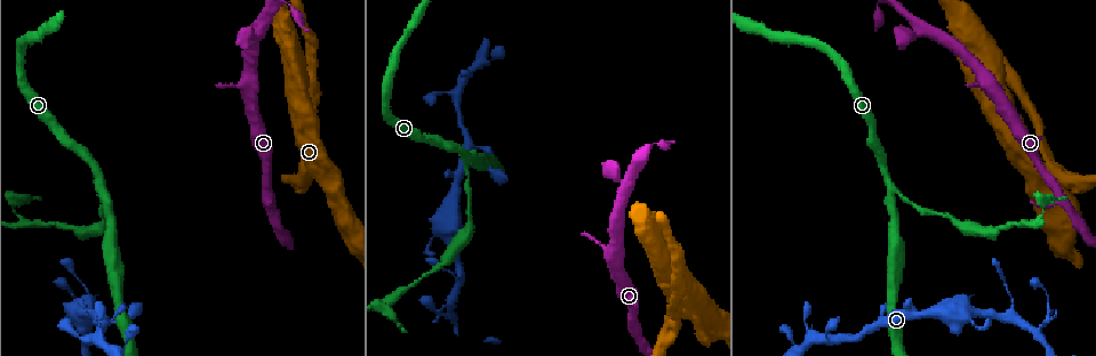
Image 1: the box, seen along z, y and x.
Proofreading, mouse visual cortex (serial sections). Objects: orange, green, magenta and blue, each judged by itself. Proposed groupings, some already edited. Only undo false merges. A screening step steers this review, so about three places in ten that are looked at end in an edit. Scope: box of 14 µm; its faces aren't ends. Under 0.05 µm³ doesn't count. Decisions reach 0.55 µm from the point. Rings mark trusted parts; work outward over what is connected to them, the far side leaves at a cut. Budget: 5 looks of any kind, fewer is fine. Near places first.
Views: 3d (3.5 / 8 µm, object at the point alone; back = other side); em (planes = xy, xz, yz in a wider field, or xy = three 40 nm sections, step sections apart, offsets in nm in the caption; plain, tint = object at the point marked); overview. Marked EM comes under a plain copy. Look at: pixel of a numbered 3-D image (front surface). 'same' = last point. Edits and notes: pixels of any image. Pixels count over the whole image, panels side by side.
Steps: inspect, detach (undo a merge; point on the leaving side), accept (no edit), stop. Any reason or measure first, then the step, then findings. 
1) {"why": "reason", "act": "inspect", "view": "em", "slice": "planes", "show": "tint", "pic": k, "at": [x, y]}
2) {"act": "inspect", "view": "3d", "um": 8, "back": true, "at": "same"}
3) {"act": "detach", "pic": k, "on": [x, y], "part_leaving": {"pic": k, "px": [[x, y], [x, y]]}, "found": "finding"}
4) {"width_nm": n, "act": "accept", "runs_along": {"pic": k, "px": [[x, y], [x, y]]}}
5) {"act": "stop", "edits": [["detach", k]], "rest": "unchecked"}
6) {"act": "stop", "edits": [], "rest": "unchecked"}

{"why": "three arms meet", "act": "inspect", "view": "3d", "um": 3.5, "pic": 1, "at": [464, 159]}

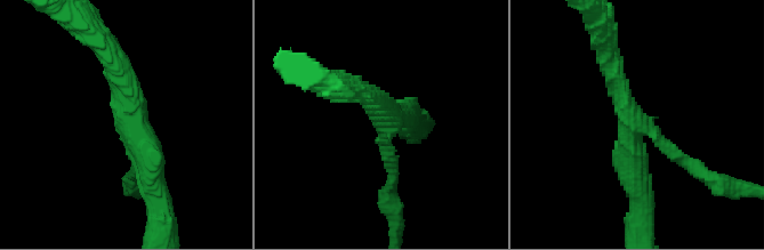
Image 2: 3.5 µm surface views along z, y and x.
{"arms": 3, "arm_widths_nm": [200, 300, 400], "act": "inspect", "view": "em", "slice": "xy", "step": 5, "show": "tint", "pic": 2, "at": [636, 123]}

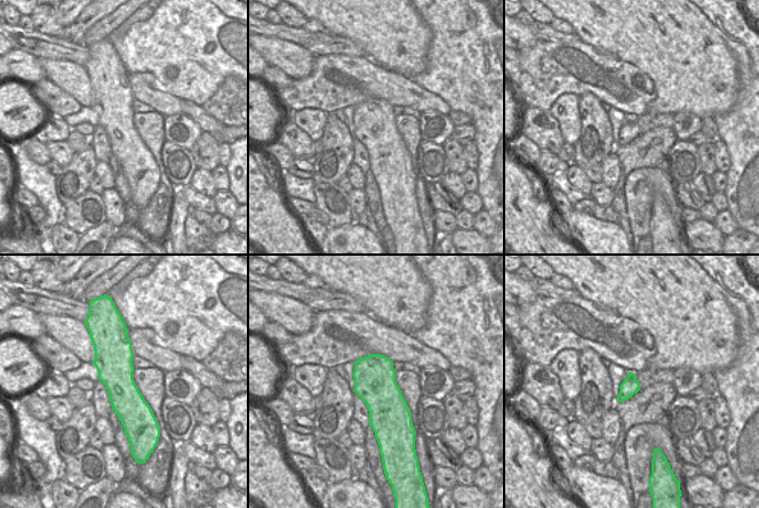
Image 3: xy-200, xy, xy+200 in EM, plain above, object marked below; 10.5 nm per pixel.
{"act": "accept", "runs_along": {"pic": 2, "px": [[110, 57], [128, 82], [155, 191]]}, "found": "continuous, no second cell"}

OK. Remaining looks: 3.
{"act": "inspect", "view": "3d", "um": 3.5, "pic": 1, "at": [101, 324]}

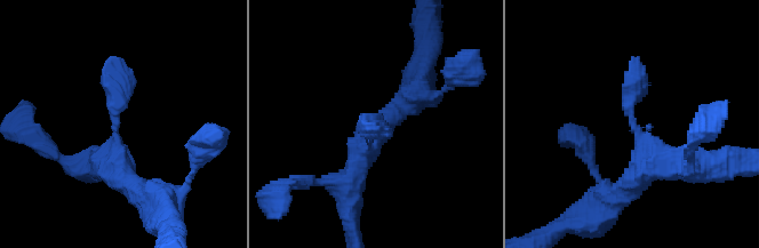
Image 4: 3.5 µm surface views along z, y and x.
{"act": "inspect", "view": "em", "slice": "xy", "step": 3, "show": "tint", "pic": 4, "at": [115, 118]}

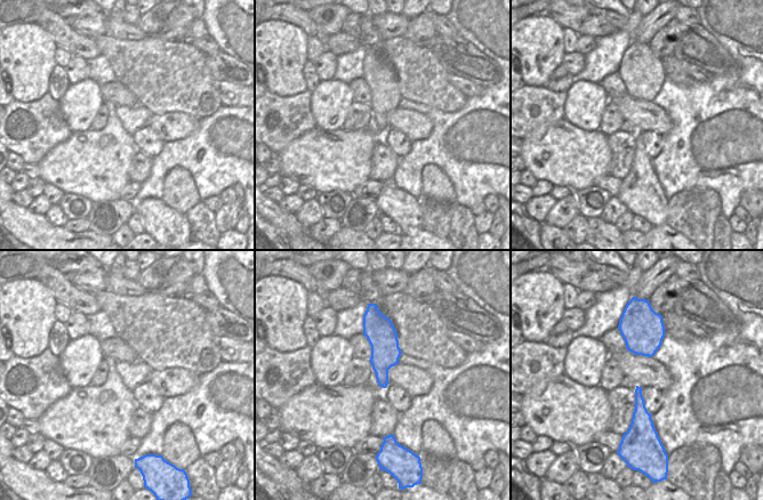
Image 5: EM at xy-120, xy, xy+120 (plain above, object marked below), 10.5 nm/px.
{"act": "accept", "runs_along": {"pic": 4, "px": [[676, 162], [653, 162], [629, 117], [638, 57]]}, "found": "one cell here"}

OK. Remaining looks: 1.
{"act": "stop", "edits": [], "rest": "unchecked"}

